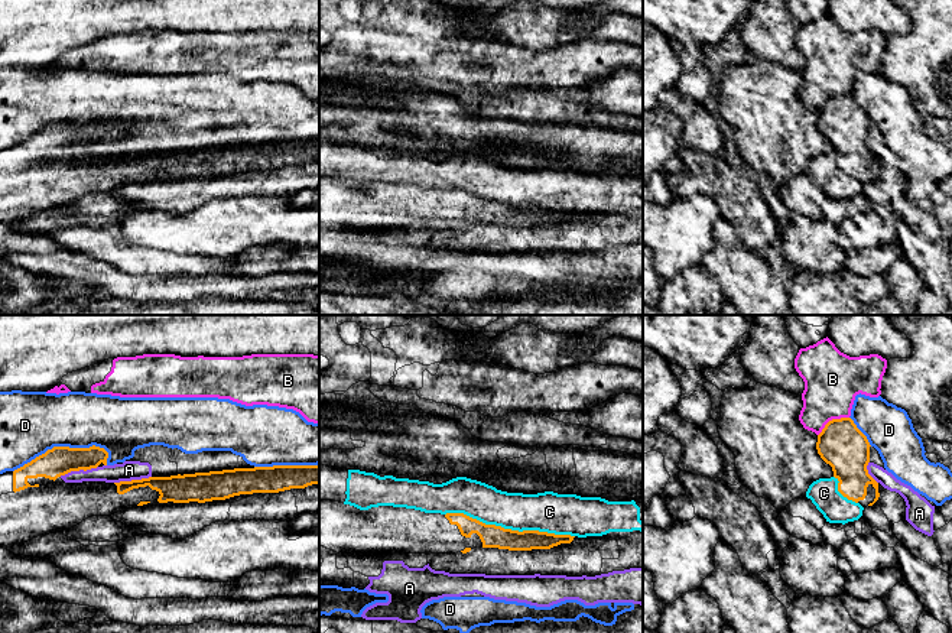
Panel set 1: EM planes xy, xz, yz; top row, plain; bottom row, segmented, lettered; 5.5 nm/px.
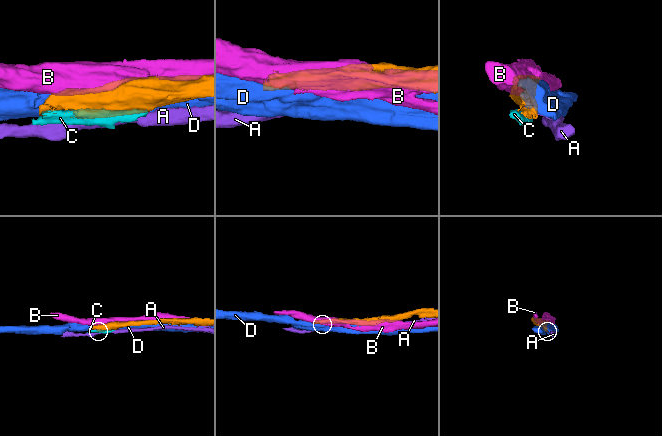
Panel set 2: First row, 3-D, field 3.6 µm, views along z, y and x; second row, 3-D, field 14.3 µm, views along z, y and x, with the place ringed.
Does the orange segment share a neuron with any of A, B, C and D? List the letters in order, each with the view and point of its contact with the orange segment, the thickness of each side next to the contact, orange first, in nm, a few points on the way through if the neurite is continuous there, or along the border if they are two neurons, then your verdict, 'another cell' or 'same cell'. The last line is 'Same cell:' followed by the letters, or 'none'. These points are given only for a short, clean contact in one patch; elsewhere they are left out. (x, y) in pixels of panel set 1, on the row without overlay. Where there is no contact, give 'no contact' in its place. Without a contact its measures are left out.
A: xy (78, 146) | 160/100 nm | another cell
B: yz (832, 96) | 260/320 nm | another cell
C: xz (510, 205) | 130/220 nm | another cell
D: xy (61, 123) | 160/360 nm | another cell
Same cell: none

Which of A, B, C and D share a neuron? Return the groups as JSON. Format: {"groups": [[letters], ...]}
{"groups": [["A"], ["B"], ["C"], ["D"]]}

